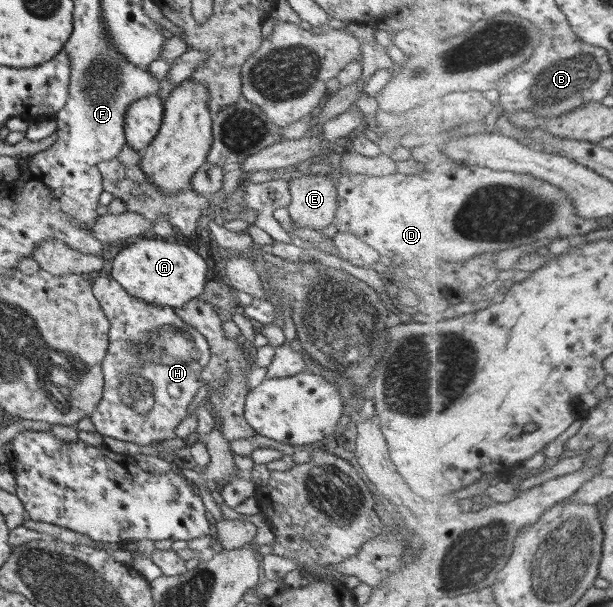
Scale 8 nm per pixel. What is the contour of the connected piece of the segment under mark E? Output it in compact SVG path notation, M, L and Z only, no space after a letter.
M331 175L287 177L290 201L285 208L291 223L320 230L332 223L337 202L334 180Z

